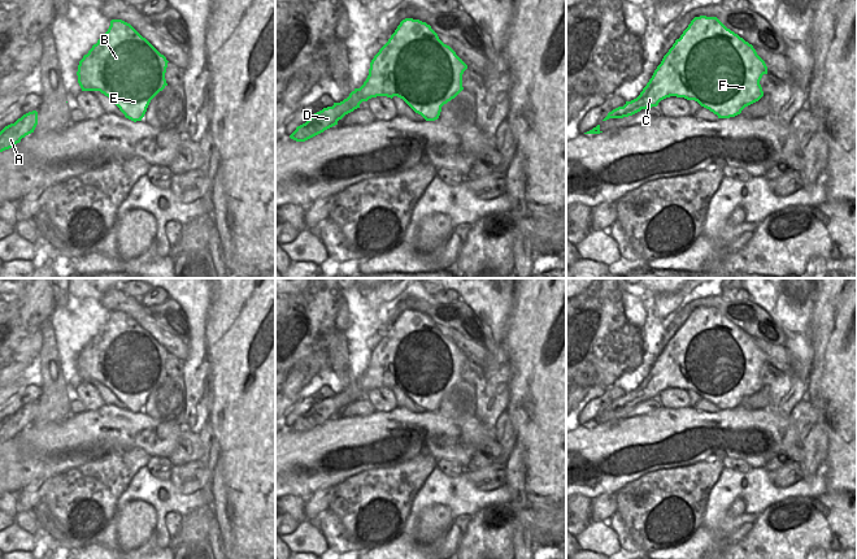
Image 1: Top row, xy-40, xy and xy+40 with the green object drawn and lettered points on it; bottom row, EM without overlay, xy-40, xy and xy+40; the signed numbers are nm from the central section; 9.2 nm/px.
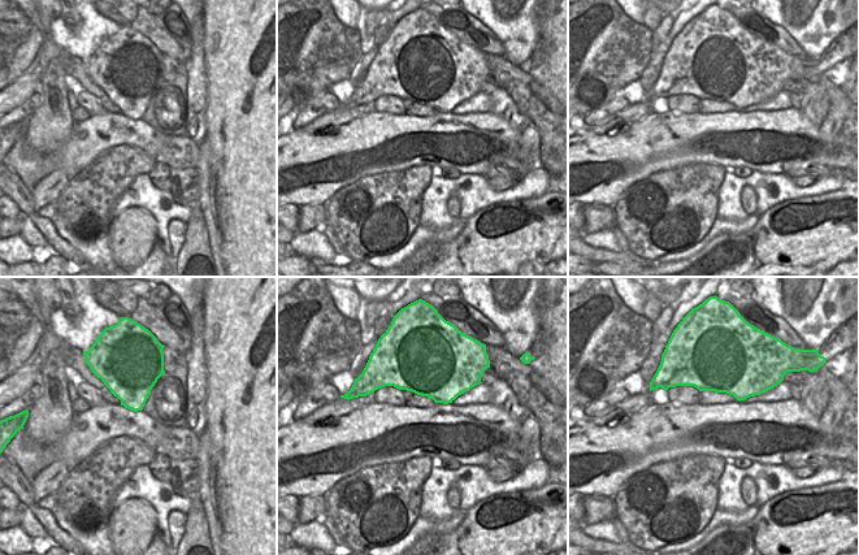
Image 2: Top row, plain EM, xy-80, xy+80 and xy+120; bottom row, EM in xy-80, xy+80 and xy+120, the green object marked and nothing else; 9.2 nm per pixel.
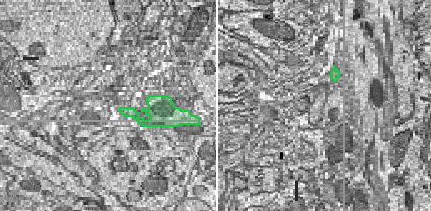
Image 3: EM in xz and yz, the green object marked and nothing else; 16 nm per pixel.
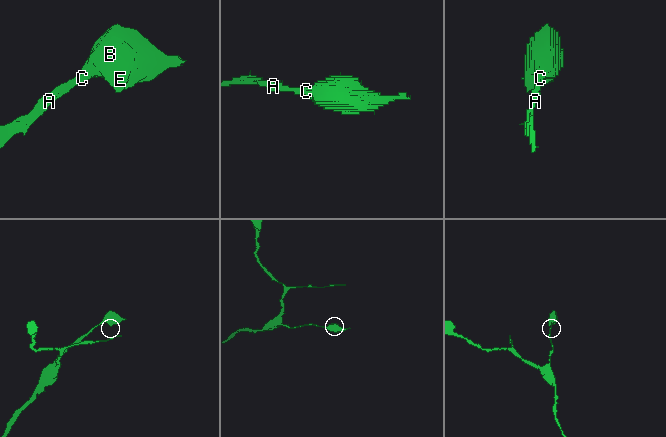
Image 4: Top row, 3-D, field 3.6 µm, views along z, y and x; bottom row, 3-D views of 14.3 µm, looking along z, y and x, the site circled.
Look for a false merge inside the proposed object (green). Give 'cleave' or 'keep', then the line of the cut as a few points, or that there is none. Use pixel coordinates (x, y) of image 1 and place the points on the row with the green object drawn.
keep; no cut

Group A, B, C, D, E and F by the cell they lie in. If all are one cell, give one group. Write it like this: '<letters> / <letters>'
A B C D E F

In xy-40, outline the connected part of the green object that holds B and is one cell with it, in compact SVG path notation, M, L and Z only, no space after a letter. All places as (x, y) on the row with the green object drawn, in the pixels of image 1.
M112 20L108 31L78 65L82 91L100 91L126 118L142 121L151 100L168 83L168 60L130 23Z

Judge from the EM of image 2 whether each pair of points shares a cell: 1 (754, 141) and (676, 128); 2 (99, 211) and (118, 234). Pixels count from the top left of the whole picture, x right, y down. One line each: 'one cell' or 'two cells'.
1: one cell
2: two cells

